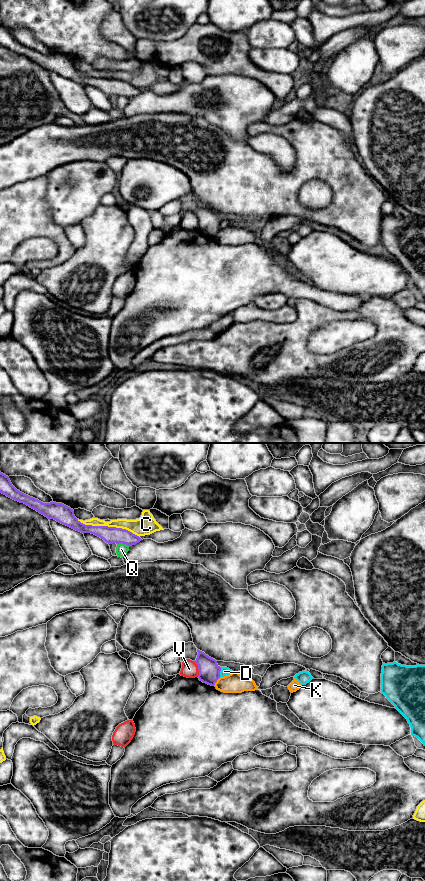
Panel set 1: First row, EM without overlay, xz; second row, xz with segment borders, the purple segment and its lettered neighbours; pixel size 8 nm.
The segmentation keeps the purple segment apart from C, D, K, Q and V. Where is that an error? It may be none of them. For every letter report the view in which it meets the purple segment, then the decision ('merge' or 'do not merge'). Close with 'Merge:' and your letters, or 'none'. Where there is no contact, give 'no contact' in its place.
C: meets purple in xz; do not merge
D: meets purple in xz; do not merge
K: meets purple in xz; do not merge
Q: meets purple in xz; do not merge
V: meets purple in xz; do not merge
Merge: none

